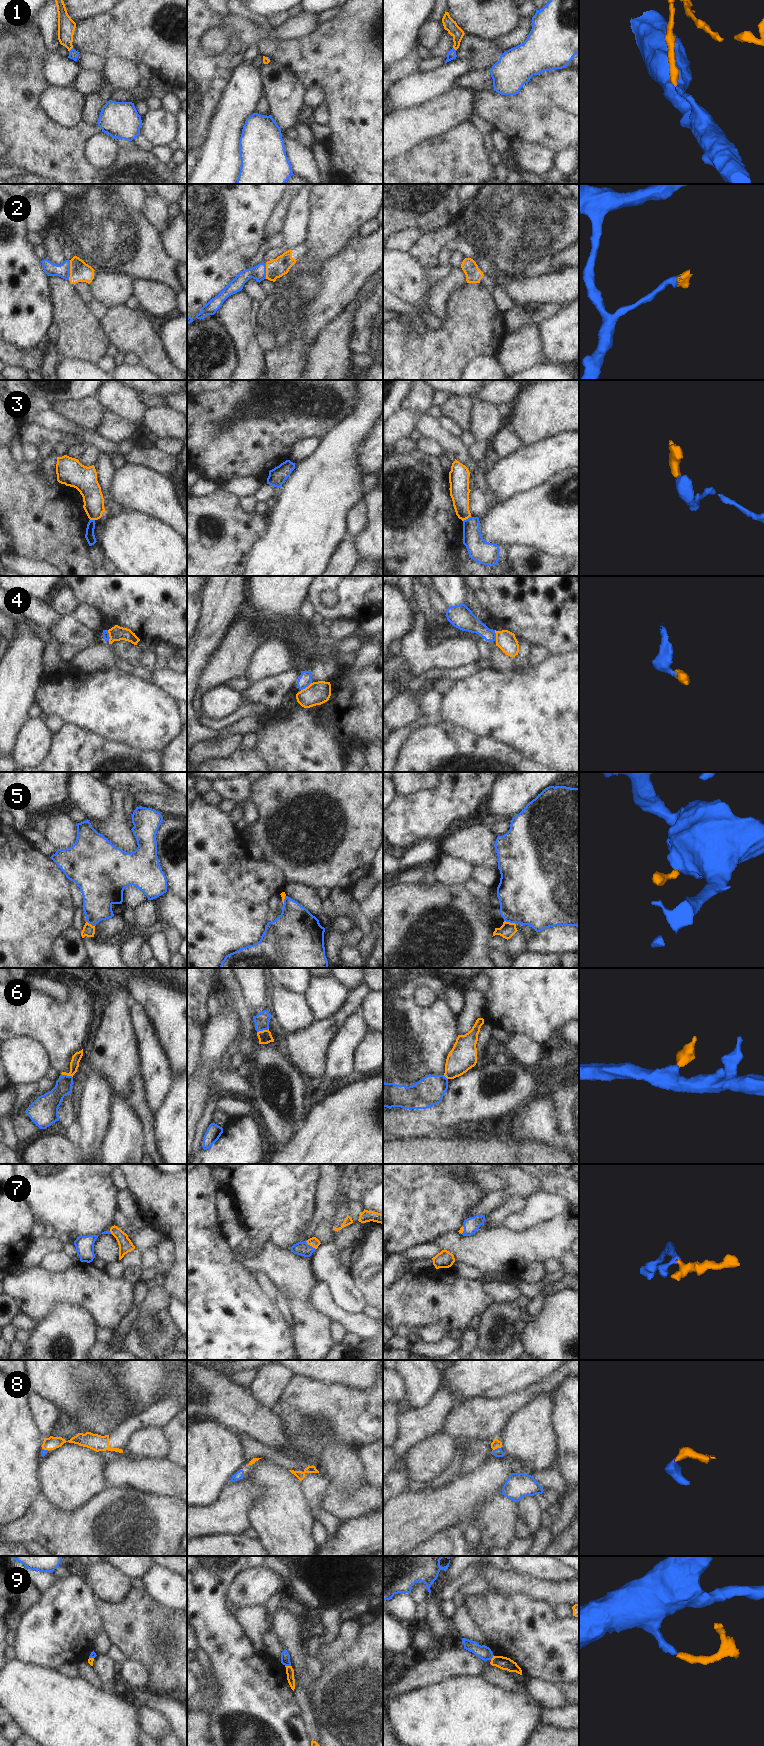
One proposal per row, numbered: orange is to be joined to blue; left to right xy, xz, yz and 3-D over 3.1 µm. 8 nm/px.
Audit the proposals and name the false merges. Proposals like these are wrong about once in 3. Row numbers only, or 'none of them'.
3, 4.

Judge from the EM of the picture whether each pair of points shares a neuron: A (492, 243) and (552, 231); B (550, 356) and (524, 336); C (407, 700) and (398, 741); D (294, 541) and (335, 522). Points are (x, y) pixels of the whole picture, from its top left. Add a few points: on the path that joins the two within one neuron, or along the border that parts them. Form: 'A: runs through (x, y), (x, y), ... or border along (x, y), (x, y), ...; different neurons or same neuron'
A: runs through (507, 231), (537, 231); same neuron
B: border along (537, 327), (540, 333), (543, 361); different neurons
C: border along (418, 715), (408, 723), (395, 729); different neurons
D: runs through (304, 531), (313, 522), (325, 522); same neuron

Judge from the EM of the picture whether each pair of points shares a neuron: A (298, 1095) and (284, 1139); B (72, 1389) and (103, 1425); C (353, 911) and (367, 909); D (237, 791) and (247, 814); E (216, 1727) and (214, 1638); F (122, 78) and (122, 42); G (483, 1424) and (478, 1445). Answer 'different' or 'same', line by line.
A: same
B: same
C: different
D: same
E: same
F: different
G: different

